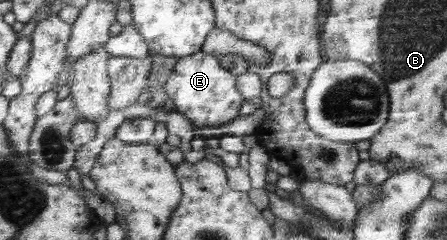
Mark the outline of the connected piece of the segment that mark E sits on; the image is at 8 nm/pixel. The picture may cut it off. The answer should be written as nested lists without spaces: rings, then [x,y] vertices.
[[[203,50],[177,61],[171,79],[167,82],[166,91],[177,111],[199,128],[219,127],[235,119],[245,103],[243,94],[239,92],[237,76],[221,66],[217,55],[205,53]]]

